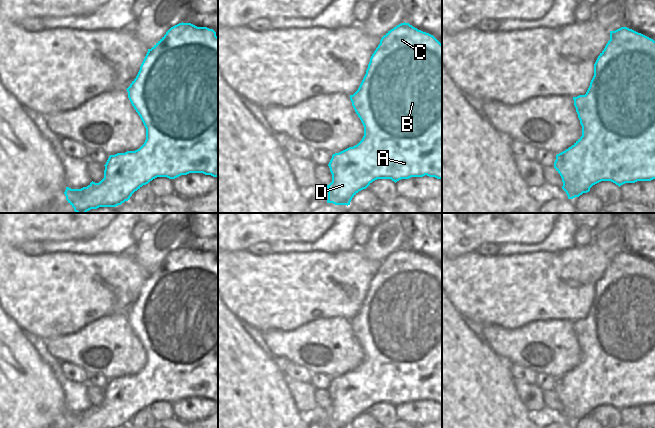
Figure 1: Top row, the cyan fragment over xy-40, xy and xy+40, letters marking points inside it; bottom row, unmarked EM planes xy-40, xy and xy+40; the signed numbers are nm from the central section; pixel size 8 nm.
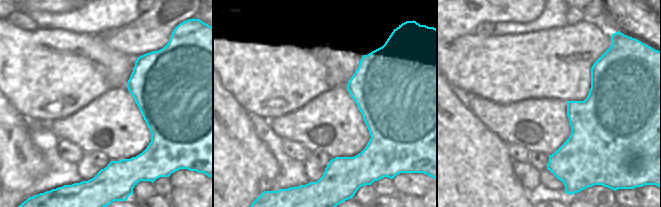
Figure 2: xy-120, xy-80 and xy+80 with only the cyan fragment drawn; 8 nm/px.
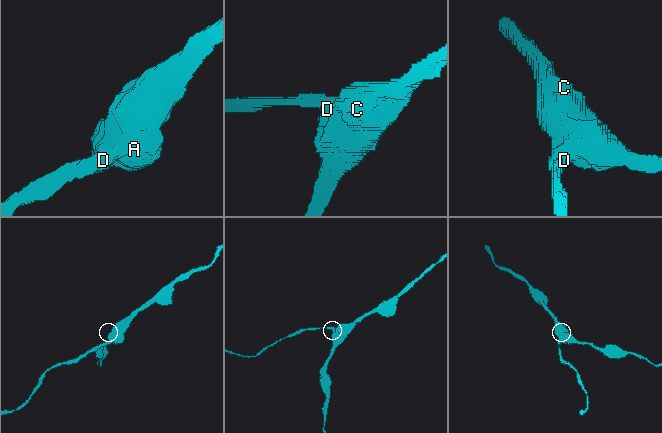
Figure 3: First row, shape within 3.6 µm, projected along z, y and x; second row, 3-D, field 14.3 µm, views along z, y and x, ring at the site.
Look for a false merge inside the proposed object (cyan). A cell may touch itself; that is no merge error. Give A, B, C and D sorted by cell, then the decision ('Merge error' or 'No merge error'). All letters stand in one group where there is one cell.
Groups: A B C D. No merge error

